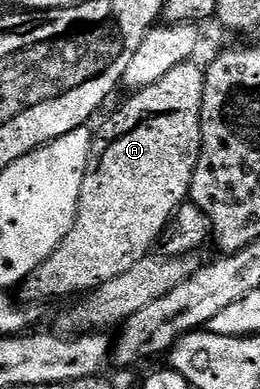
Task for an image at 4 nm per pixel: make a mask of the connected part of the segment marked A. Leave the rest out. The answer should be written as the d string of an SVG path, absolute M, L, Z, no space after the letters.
M196 61L174 65L174 69L170 69L170 73L166 73L166 77L162 77L162 81L158 81L154 85L146 85L141 91L129 94L127 96L129 99L100 128L95 128L92 156L88 158L88 171L84 175L76 206L76 220L70 233L58 245L58 249L54 249L54 253L50 253L50 257L46 257L46 261L42 261L42 265L38 265L38 269L34 269L34 273L27 275L20 284L18 295L21 295L19 298L25 304L40 305L43 299L64 299L67 295L80 297L85 293L91 293L95 287L101 287L106 281L114 281L114 277L118 277L118 273L126 273L126 269L133 267L137 261L142 261L142 257L146 257L155 248L152 247L155 243L157 246L158 240L163 236L164 228L168 226L181 203L189 198L192 189L194 169L198 165L200 156L200 110L204 96L204 73L205 68L199 67Z

